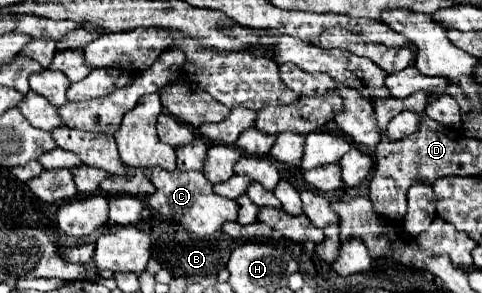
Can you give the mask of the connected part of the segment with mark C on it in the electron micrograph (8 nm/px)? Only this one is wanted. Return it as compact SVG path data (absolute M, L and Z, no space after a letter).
M152 169L152 179L156 187L154 195L146 197L146 203L154 207L160 215L176 221L182 229L186 229L192 235L208 237L216 233L226 221L238 219L238 203L226 197L220 197L214 193L212 183L200 173L200 171L166 171L166 169Z

